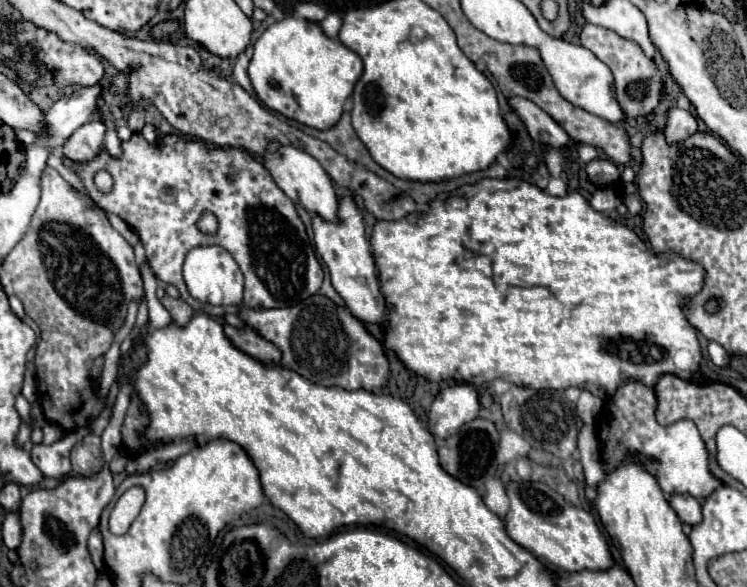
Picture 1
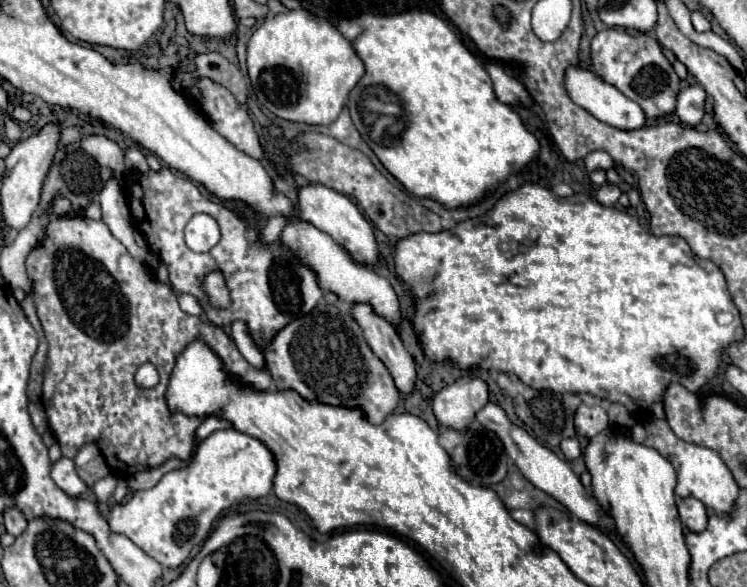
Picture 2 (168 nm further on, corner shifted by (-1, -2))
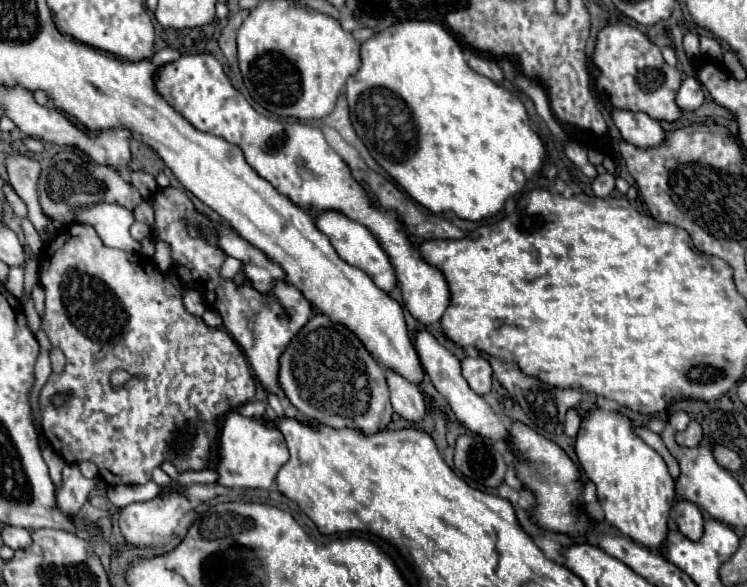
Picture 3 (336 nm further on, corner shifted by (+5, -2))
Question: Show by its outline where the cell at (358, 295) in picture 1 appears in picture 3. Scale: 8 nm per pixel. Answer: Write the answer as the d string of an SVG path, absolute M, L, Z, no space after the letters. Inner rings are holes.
M385 368L385 378L387 378L389 392L391 392L393 410L399 416L407 418L409 422L419 422L425 414L425 400L419 388L389 368Z

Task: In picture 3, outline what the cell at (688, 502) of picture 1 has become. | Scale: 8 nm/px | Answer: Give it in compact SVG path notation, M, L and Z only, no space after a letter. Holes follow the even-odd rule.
M677 500L673 504L671 518L677 522L679 530L689 538L689 540L699 540L703 534L703 516L701 510L687 500Z

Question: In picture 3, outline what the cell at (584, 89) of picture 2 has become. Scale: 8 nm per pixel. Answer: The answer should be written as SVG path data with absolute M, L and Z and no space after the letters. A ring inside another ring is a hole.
M613 108L611 120L621 132L623 140L639 148L657 146L665 140L665 130L659 126L659 122L645 116L643 112L629 112L623 108Z

